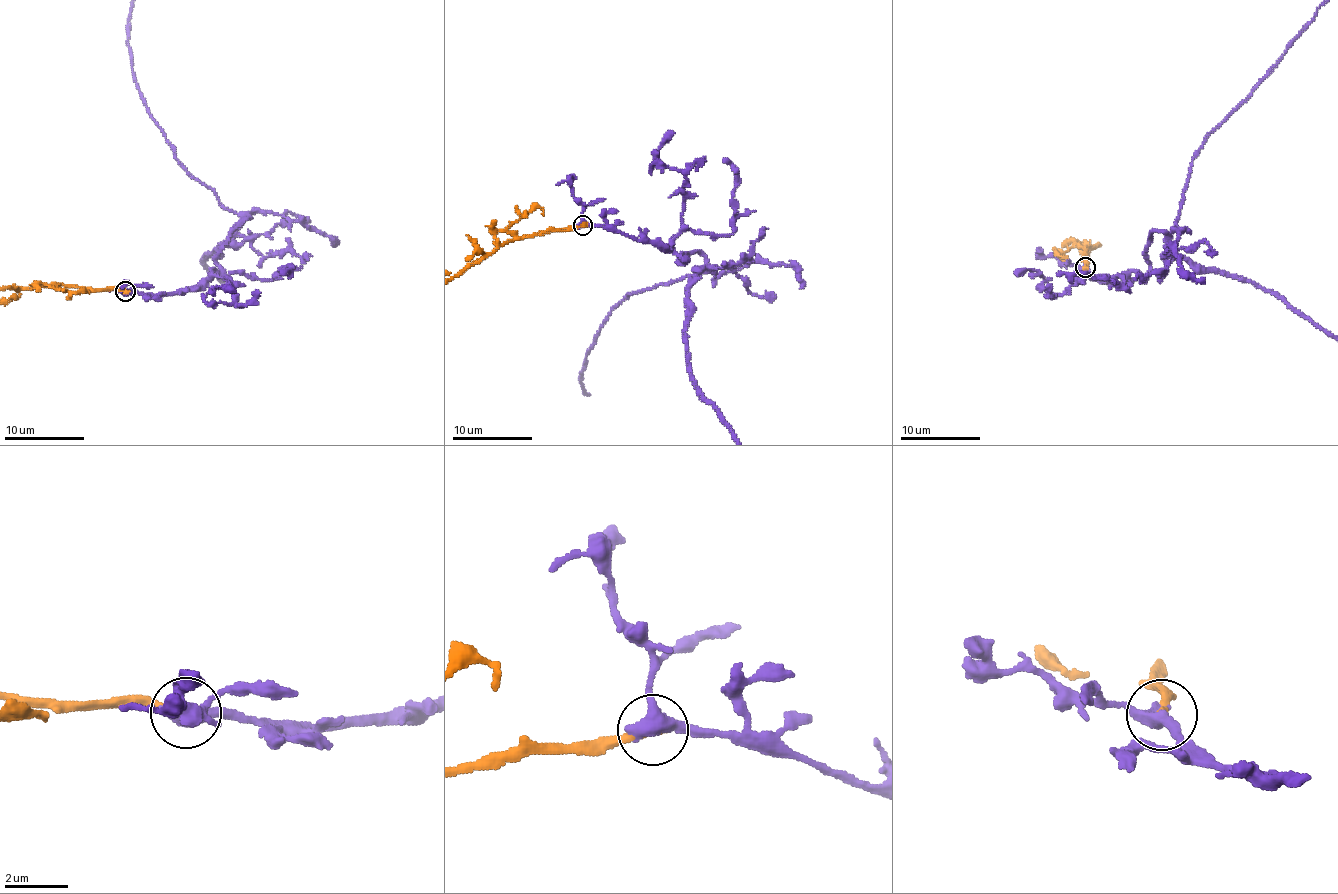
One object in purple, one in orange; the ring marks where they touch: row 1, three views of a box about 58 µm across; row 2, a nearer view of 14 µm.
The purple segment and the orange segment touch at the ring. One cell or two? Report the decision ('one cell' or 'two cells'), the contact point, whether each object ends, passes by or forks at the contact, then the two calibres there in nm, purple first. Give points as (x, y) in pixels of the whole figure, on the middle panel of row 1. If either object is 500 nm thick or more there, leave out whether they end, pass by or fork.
one cell; at (583, 225); purple passes by; orange ends there; 400 nm thick on the purple side, 320 nm on the other

